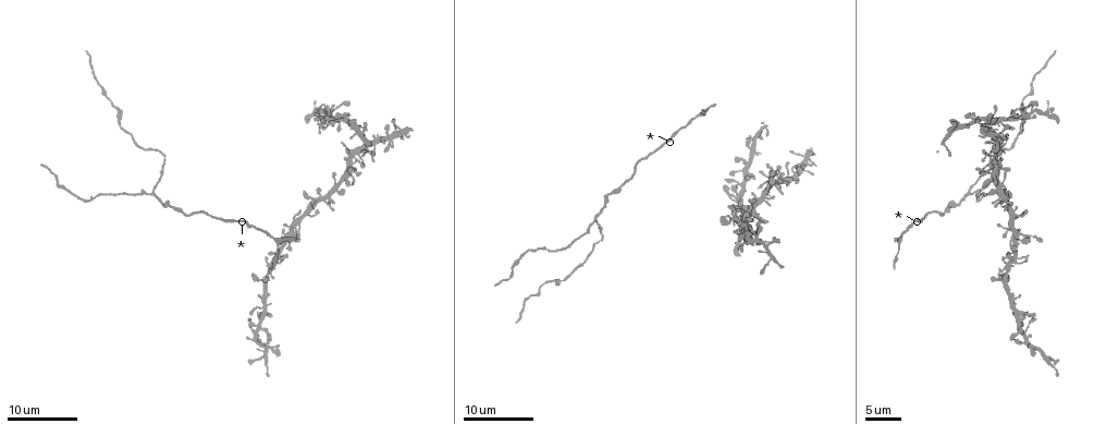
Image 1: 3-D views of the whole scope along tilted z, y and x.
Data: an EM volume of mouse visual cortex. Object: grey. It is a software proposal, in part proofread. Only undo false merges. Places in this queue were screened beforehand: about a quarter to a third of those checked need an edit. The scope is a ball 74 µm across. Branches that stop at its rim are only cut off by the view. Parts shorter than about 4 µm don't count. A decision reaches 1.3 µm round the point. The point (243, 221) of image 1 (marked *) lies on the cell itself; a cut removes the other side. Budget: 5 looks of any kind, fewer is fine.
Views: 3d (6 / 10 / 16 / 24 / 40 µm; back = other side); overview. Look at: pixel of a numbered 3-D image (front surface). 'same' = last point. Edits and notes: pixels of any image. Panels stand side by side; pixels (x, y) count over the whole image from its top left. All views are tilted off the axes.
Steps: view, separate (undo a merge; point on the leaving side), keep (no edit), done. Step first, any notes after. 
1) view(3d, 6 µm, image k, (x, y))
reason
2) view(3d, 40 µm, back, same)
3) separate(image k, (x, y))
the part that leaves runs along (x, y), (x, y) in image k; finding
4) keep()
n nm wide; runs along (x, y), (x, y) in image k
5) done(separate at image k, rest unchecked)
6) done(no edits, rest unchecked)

view(3d, 16 µm, image 1, (291, 235))

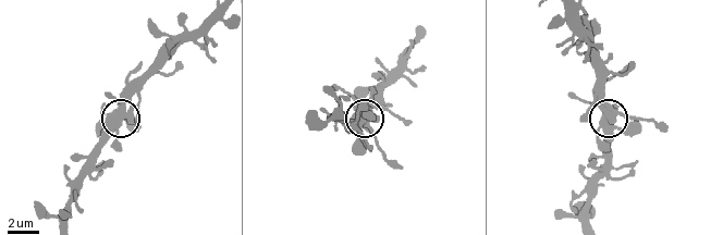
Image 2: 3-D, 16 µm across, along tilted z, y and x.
view(3d, 10 µm, same)

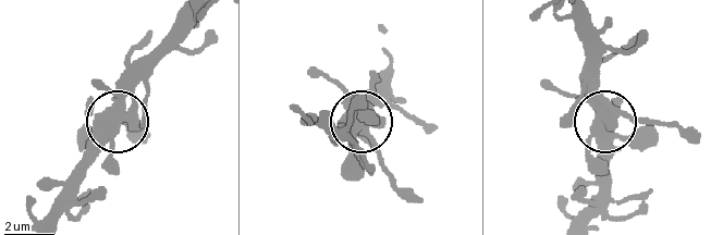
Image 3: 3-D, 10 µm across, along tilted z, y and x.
view(3d, 6 µm, same)

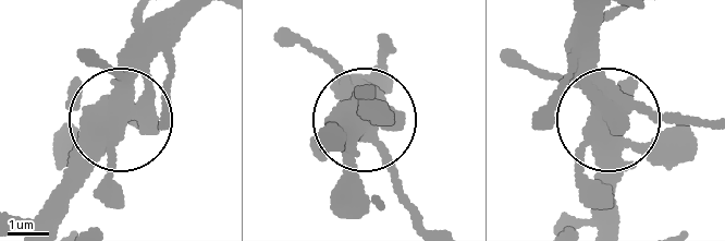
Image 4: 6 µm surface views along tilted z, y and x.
keep()
one cell here

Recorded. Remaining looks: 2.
view(3d, 24 µm, image 1, (153, 191))
three-way junction

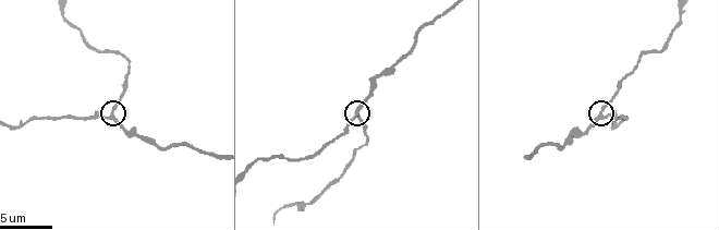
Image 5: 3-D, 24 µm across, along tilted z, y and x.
view(3d, 10 µm, image 5, (110, 115))
closer look

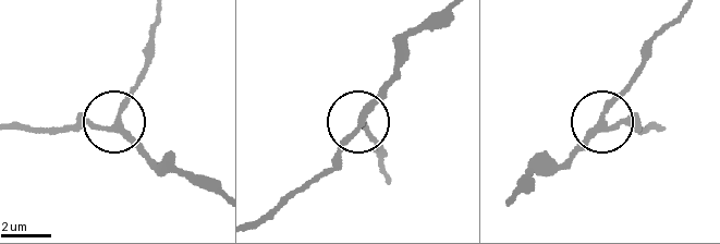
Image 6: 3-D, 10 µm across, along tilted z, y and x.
keep()
3 arms; runs along (428, 21), (409, 39), (401, 71), (385, 96), (317, 181) in image 6; continuous, no second cell

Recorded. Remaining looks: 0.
done(no edits, rest unchecked)

